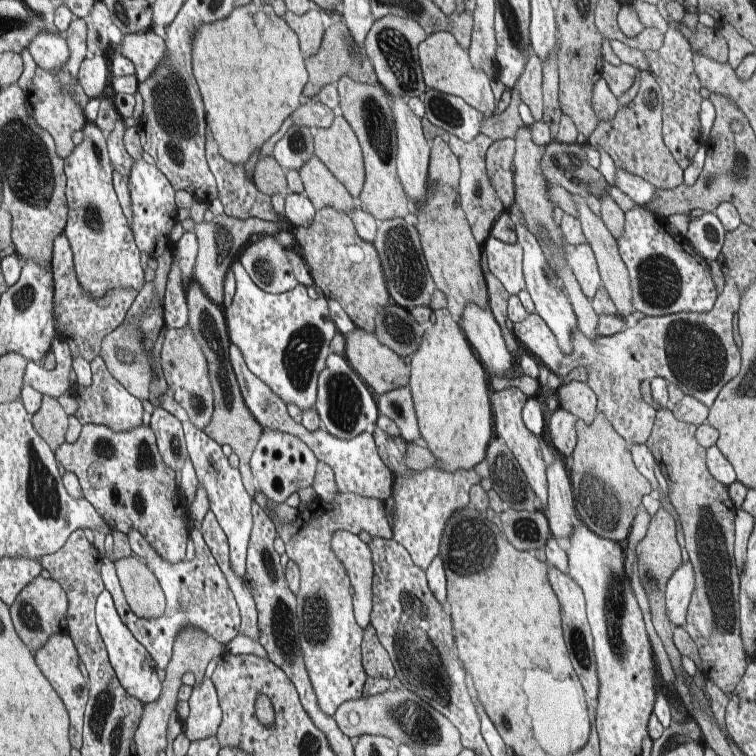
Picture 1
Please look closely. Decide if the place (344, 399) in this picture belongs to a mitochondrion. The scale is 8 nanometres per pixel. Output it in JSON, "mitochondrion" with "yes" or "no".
{"mitochondrion":"yes"}

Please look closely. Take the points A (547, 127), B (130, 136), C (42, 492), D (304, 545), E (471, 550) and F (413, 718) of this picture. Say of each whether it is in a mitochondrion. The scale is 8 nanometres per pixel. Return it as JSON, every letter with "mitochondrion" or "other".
{"A":"other","B":"other","C":"mitochondrion","D":"other","E":"mitochondrion","F":"mitochondrion"}

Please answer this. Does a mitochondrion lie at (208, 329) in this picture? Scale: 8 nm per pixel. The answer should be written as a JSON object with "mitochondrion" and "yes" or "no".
{"mitochondrion":"yes"}

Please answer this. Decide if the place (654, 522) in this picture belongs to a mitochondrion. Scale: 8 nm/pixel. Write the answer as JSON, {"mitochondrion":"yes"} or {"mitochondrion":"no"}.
{"mitochondrion":"no"}

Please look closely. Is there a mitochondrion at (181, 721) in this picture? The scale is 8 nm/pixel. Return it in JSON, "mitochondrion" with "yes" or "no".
{"mitochondrion":"no"}

